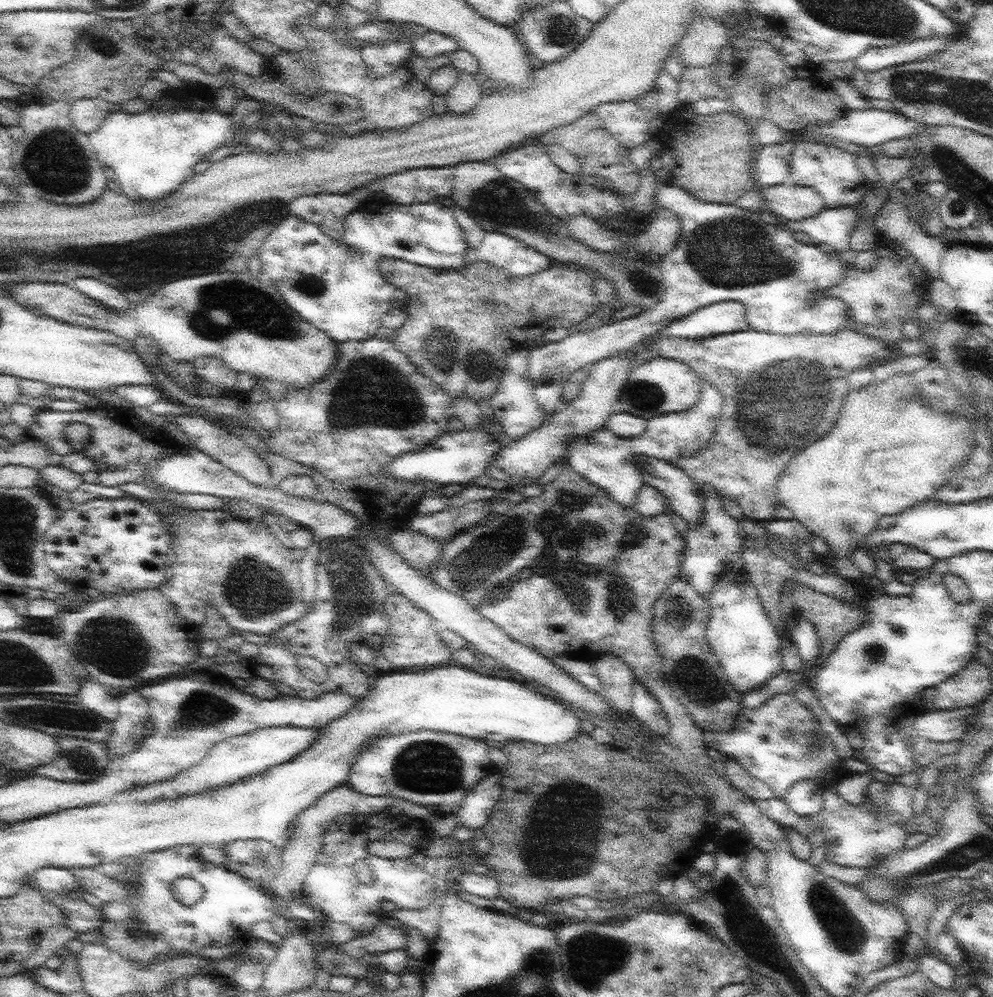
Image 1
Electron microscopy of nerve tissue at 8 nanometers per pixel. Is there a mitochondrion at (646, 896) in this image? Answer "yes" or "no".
no

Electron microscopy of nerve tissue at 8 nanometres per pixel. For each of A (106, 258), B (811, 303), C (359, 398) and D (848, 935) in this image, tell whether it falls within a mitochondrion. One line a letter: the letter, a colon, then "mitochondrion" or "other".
A: mitochondrion
B: other
C: mitochondrion
D: mitochondrion

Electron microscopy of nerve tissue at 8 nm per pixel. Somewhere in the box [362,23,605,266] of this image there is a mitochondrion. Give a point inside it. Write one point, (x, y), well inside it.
(498, 202)

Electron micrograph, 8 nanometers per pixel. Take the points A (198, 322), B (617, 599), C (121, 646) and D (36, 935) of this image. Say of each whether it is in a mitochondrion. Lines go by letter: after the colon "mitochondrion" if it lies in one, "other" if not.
A: mitochondrion
B: mitochondrion
C: mitochondrion
D: other

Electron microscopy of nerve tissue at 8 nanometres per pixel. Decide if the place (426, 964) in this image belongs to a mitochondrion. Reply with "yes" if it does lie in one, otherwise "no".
no

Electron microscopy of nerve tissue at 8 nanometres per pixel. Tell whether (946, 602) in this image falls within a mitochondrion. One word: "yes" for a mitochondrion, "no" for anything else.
no

